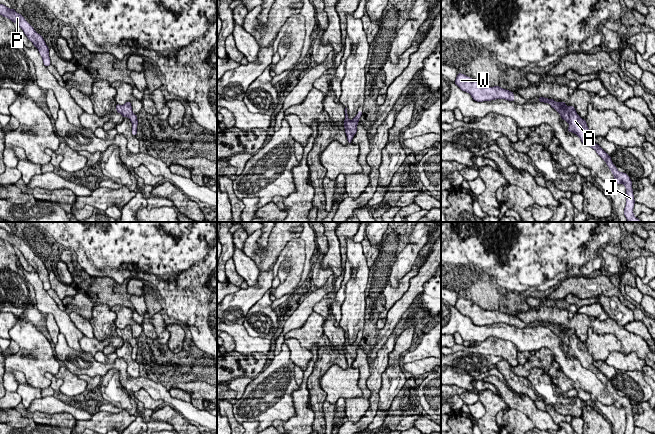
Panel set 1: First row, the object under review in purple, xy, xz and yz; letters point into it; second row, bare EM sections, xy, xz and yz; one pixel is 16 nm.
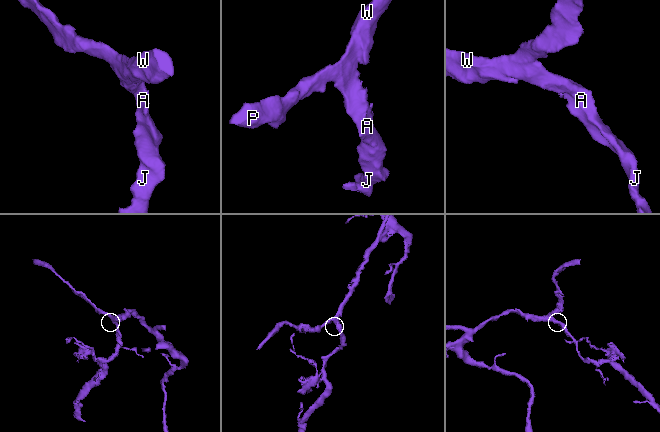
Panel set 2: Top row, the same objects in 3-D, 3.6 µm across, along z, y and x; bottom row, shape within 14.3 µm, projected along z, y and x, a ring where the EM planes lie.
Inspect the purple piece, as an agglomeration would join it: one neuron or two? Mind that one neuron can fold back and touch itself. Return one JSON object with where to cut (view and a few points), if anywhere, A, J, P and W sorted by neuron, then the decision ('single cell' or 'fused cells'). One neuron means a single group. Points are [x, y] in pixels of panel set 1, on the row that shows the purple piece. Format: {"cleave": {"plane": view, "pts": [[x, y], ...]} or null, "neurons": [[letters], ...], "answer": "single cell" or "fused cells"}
{"cleave": null, "neurons": [["A", "J", "P", "W"]], "answer": "single cell"}

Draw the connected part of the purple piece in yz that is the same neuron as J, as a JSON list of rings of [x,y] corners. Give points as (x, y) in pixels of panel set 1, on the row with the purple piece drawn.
[[[544,97],[538,98],[539,102],[549,103],[552,108],[559,112],[561,119],[564,119],[569,123],[568,132],[575,133],[581,140],[581,142],[587,146],[592,147],[596,153],[606,162],[607,166],[611,170],[615,182],[617,184],[624,184],[626,188],[626,205],[624,208],[624,215],[628,222],[641,222],[633,214],[633,208],[635,204],[632,181],[629,175],[623,172],[619,172],[616,166],[613,164],[611,157],[593,141],[594,135],[589,130],[586,120],[582,119],[576,112],[574,106],[566,106],[565,101],[558,103],[553,99]]]

